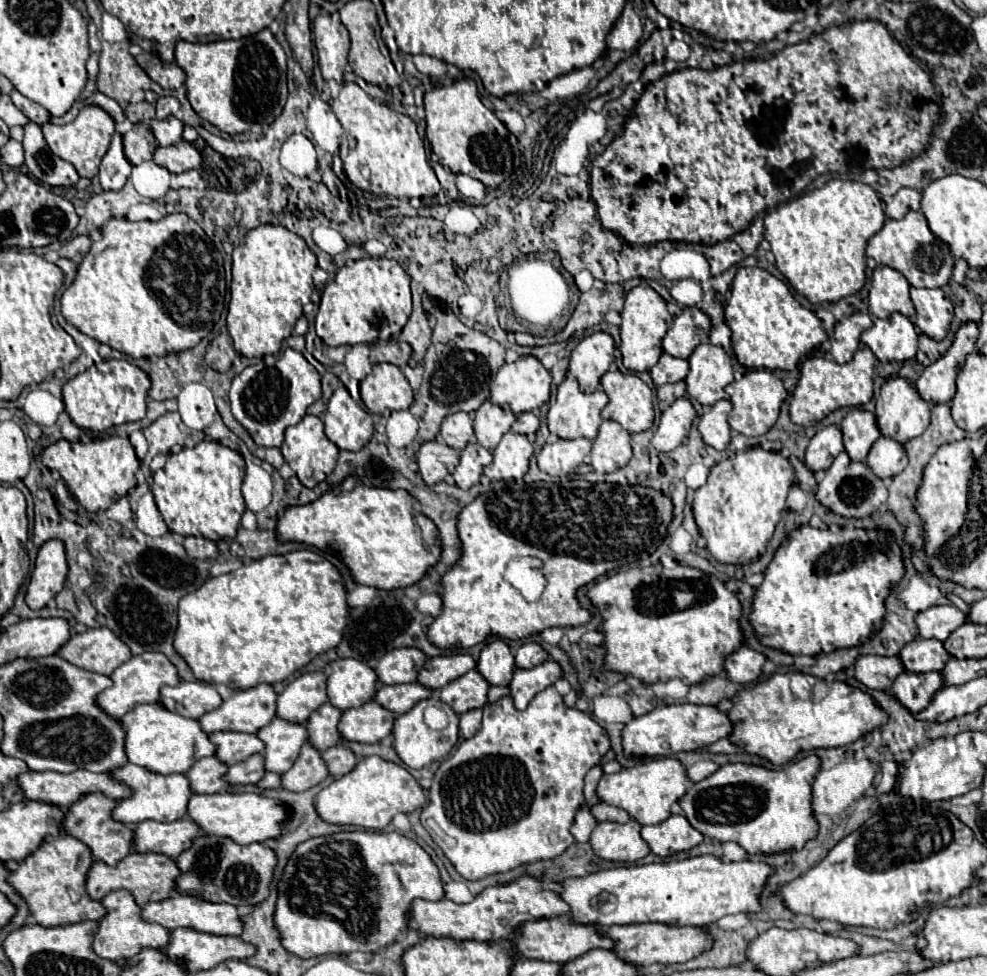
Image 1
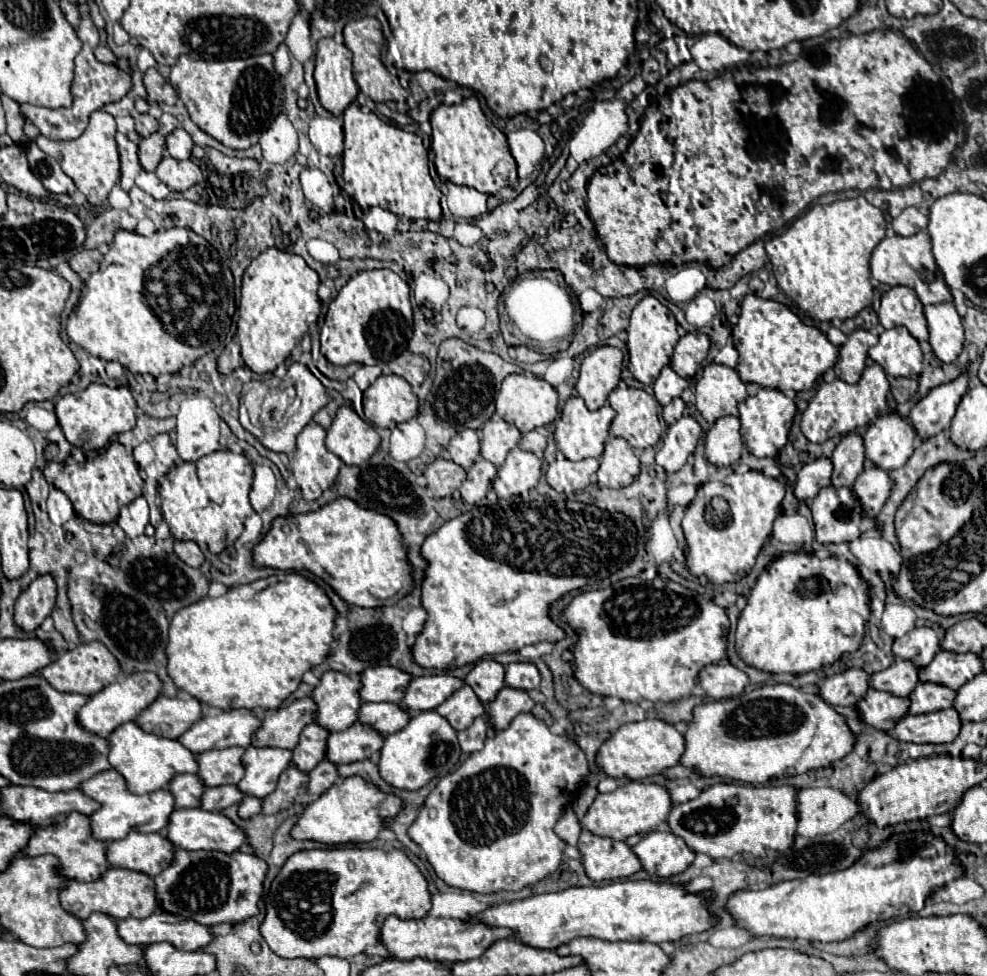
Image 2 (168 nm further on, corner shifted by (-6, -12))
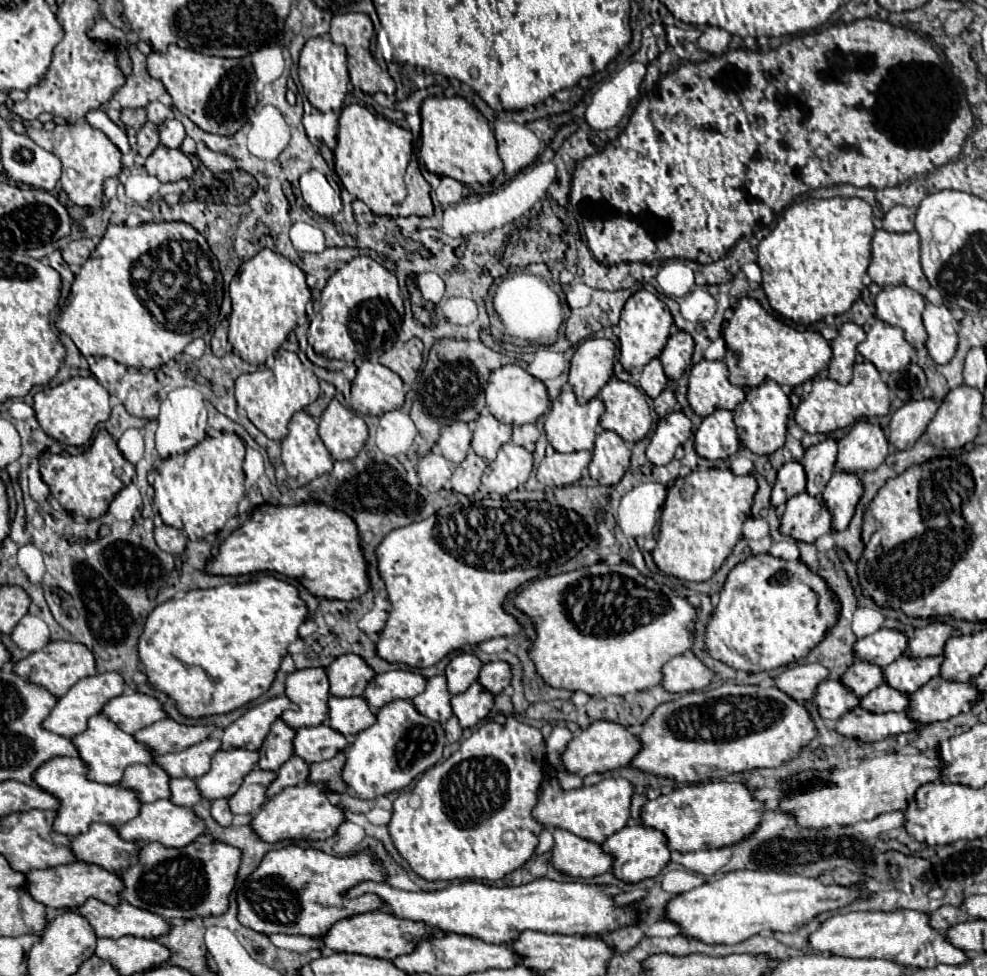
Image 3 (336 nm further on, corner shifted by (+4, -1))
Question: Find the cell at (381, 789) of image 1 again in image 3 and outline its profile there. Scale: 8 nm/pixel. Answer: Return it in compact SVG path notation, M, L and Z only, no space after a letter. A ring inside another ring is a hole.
M303 783L283 789L271 797L251 821L257 835L269 843L283 839L327 839L337 833L341 823L345 823L345 811L329 801L325 783Z

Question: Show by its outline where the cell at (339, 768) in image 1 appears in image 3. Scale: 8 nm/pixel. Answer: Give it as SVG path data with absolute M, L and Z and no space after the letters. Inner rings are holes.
M293 755L281 769L279 769L279 777L273 781L273 785L269 785L267 795L275 797L277 793L281 793L285 787L291 785L301 785L307 783L309 779L309 763L297 755Z

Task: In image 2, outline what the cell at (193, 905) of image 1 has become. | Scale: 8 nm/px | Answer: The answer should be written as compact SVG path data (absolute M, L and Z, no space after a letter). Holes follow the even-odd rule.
M161 910L153 912L151 916L143 918L143 920L137 920L137 918L117 920L117 934L123 938L125 944L131 944L131 946L147 946L147 944L153 944L153 942L169 942L175 948L189 950L189 952L199 950L199 948L207 946L213 940L213 934L209 932L207 926L201 926L201 924L197 924L193 920L177 918L177 916L161 912Z

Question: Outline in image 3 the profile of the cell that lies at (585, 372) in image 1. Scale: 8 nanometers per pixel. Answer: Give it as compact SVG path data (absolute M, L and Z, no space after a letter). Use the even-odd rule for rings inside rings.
M609 339L583 341L570 362L569 385L579 403L587 403L597 397L601 387L613 375L615 345Z

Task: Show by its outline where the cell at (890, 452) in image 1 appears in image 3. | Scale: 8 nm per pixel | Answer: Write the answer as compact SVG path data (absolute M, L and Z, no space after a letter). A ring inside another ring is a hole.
M835 469L831 481L821 493L829 513L833 513L833 529L845 529L855 513L855 507L863 495L863 483L857 473Z

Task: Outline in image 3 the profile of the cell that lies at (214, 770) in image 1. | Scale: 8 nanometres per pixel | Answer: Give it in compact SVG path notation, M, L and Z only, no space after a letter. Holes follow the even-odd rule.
M157 763L149 765L129 765L125 769L125 777L121 785L129 785L129 789L137 789L143 803L151 803L157 799L169 799L169 773Z

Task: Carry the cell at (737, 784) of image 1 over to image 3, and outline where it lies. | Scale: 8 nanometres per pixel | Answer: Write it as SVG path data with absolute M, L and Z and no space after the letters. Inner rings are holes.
M709 781L683 785L667 795L647 801L641 809L641 821L647 827L659 829L667 837L667 845L673 851L699 851L699 849L723 849L747 839L767 813L767 805L755 797L755 791L745 783Z

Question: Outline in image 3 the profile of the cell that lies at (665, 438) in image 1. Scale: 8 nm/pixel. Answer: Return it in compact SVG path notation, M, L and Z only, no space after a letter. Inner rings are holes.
M673 411L657 423L657 429L647 447L647 459L653 465L667 465L675 449L683 445L691 435L691 421L683 411Z

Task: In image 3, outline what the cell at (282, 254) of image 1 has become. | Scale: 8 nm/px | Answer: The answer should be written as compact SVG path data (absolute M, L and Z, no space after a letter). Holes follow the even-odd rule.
M261 249L255 257L241 265L239 273L231 281L233 311L229 317L229 343L243 361L263 365L265 359L273 355L295 329L297 313L305 312L307 303L312 299L305 278L305 273L295 263L273 249Z

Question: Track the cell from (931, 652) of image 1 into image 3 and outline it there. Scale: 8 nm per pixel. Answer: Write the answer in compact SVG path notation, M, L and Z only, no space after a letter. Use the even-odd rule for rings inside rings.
M857 661L847 669L847 673L841 677L849 689L857 693L857 697L865 697L869 691L877 689L877 685L885 683L885 671L879 665L873 665L869 661Z

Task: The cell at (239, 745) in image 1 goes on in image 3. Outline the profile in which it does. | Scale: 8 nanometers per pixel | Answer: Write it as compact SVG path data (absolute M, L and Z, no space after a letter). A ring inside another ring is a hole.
M209 737L193 747L187 747L177 753L165 753L157 759L157 763L171 777L203 777L209 767L213 755L221 749L221 741L217 737Z

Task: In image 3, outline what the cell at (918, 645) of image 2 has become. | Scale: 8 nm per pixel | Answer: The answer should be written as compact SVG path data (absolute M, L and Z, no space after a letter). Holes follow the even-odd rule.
M879 629L877 633L859 639L853 651L861 661L887 667L889 663L897 661L905 653L907 645L909 645L909 635L905 631Z

